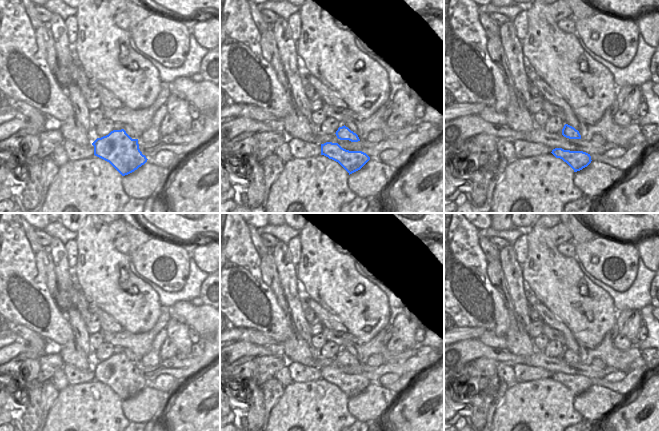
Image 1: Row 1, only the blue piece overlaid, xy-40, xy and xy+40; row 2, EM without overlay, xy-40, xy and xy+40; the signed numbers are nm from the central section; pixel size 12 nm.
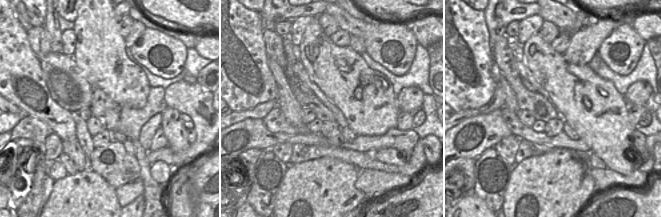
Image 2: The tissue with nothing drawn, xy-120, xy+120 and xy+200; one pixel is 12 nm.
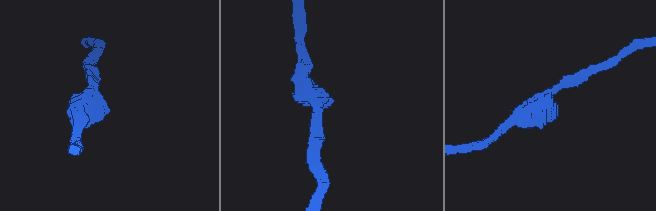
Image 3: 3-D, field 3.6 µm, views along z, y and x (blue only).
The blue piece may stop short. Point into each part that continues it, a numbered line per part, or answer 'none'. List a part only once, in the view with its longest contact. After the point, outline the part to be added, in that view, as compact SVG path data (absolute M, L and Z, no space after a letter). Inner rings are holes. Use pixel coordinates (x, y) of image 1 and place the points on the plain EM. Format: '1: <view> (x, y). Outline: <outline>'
none.

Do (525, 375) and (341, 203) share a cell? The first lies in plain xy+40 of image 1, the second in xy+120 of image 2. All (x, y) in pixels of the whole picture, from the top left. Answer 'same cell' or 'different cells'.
different cells

